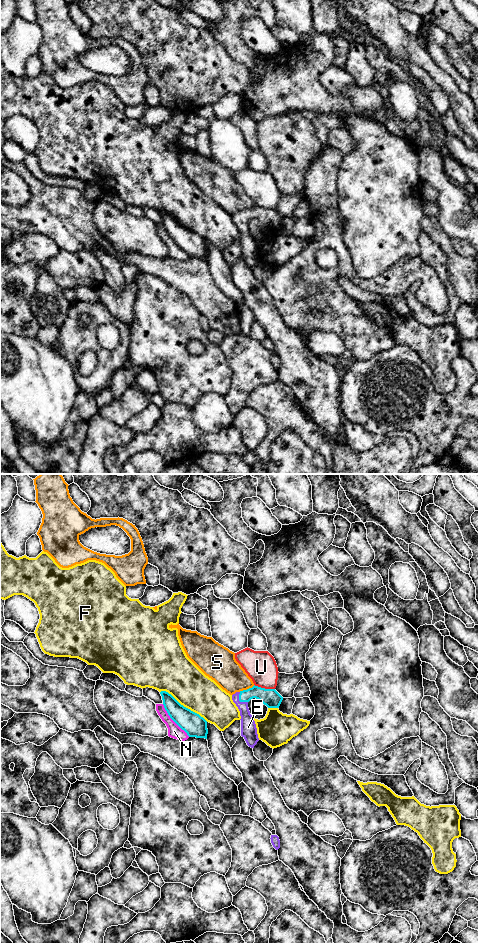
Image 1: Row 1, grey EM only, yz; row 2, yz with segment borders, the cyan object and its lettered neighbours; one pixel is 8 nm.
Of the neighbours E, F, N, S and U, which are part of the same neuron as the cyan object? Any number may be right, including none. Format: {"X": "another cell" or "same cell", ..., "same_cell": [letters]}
{"E": "another cell", "F": "another cell", "N": "another cell", "S": "another cell", "U": "another cell", "same_cell": []}

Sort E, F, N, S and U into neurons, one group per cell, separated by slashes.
E / F / N / S / U

